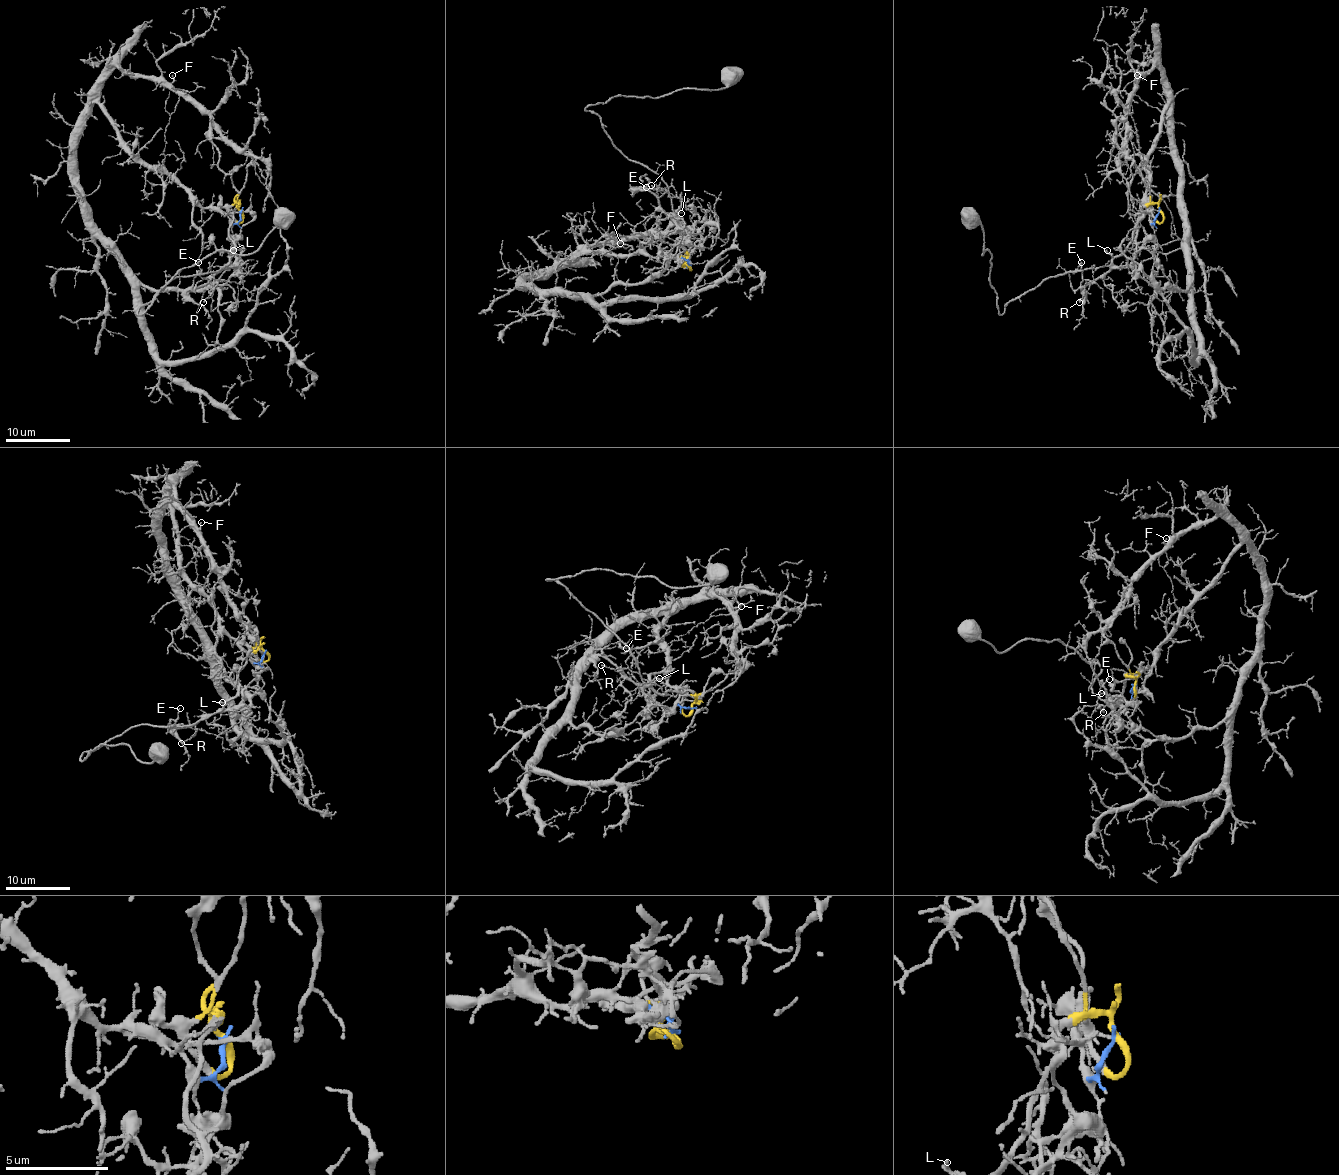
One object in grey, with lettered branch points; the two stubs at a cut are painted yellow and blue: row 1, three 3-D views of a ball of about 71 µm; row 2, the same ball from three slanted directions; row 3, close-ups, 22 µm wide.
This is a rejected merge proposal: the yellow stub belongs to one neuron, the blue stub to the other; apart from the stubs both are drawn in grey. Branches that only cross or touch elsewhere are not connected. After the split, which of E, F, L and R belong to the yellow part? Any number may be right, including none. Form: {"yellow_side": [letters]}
{"yellow_side": ["E", "L", "R"]}

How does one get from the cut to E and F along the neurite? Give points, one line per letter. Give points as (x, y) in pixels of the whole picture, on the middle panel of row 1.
E: (688, 266), (687, 253), (677, 241), (682, 235), (677, 219), (664, 211), (641, 175), (648, 181), (646, 188)
F: (688, 266), (688, 261), (672, 254), (615, 254), (609, 248), (623, 235), (626, 238), (620, 240), (620, 243)

